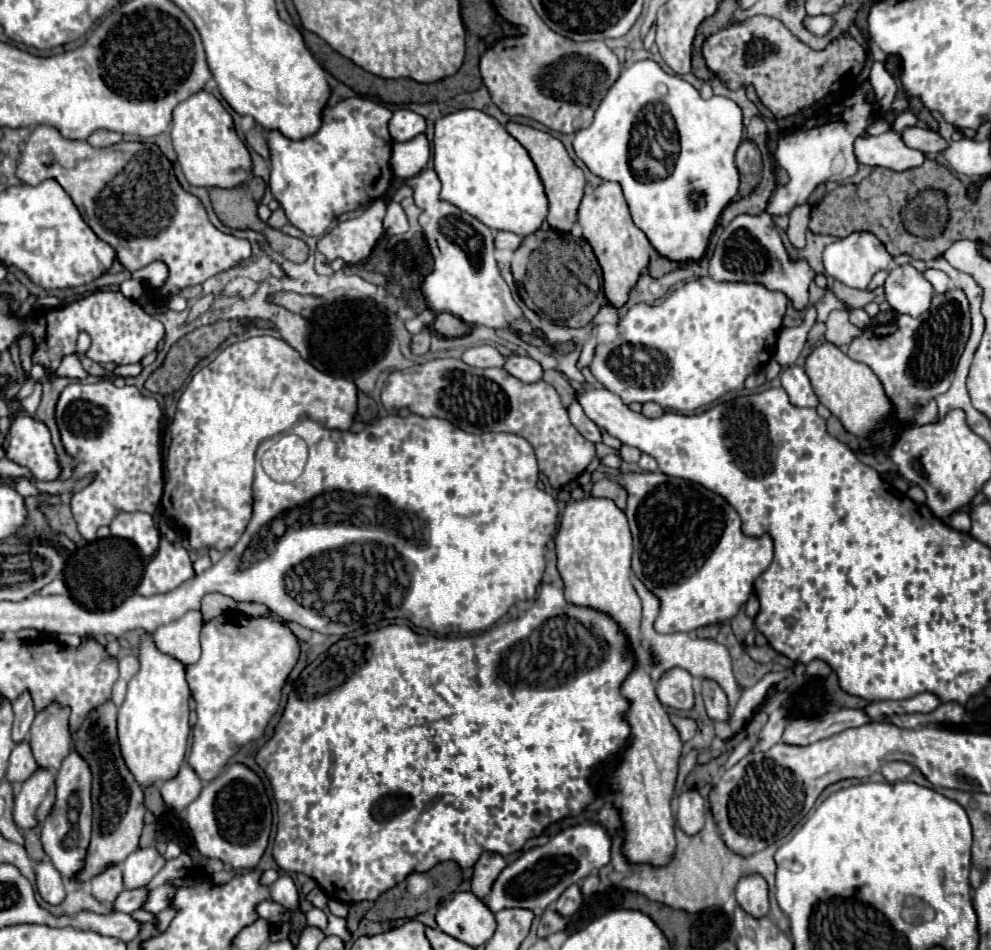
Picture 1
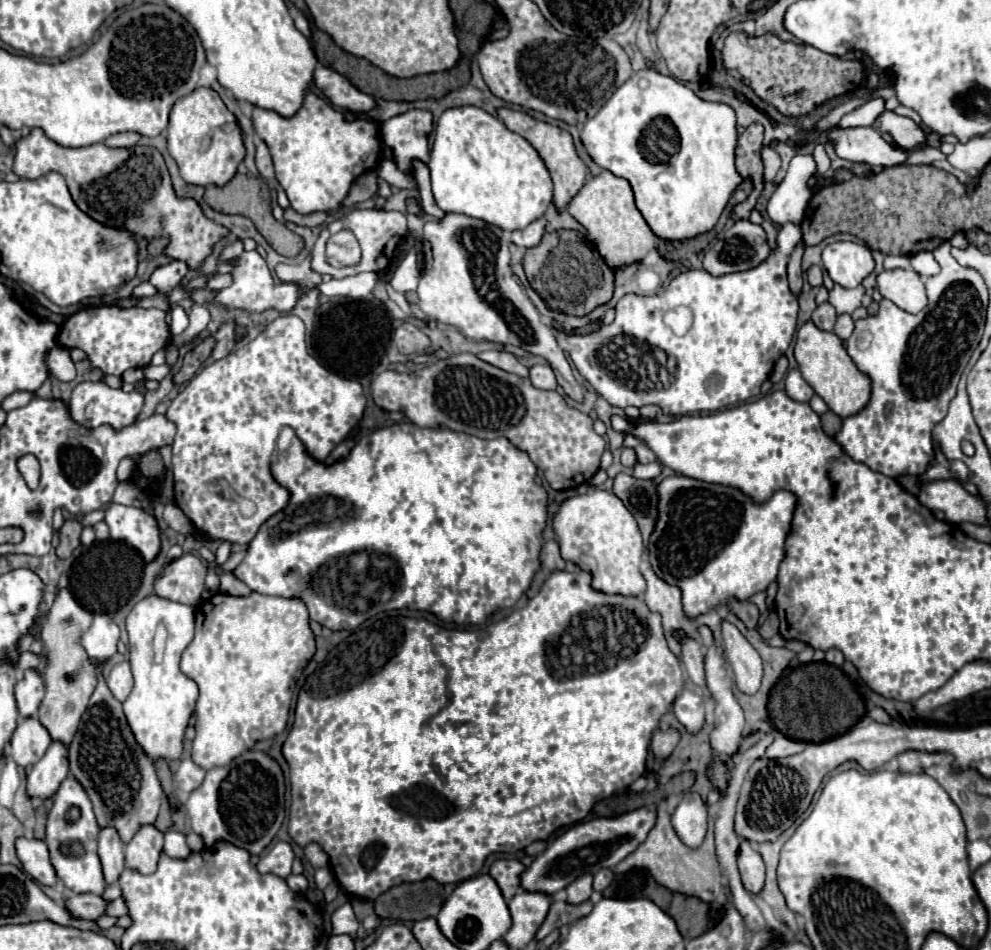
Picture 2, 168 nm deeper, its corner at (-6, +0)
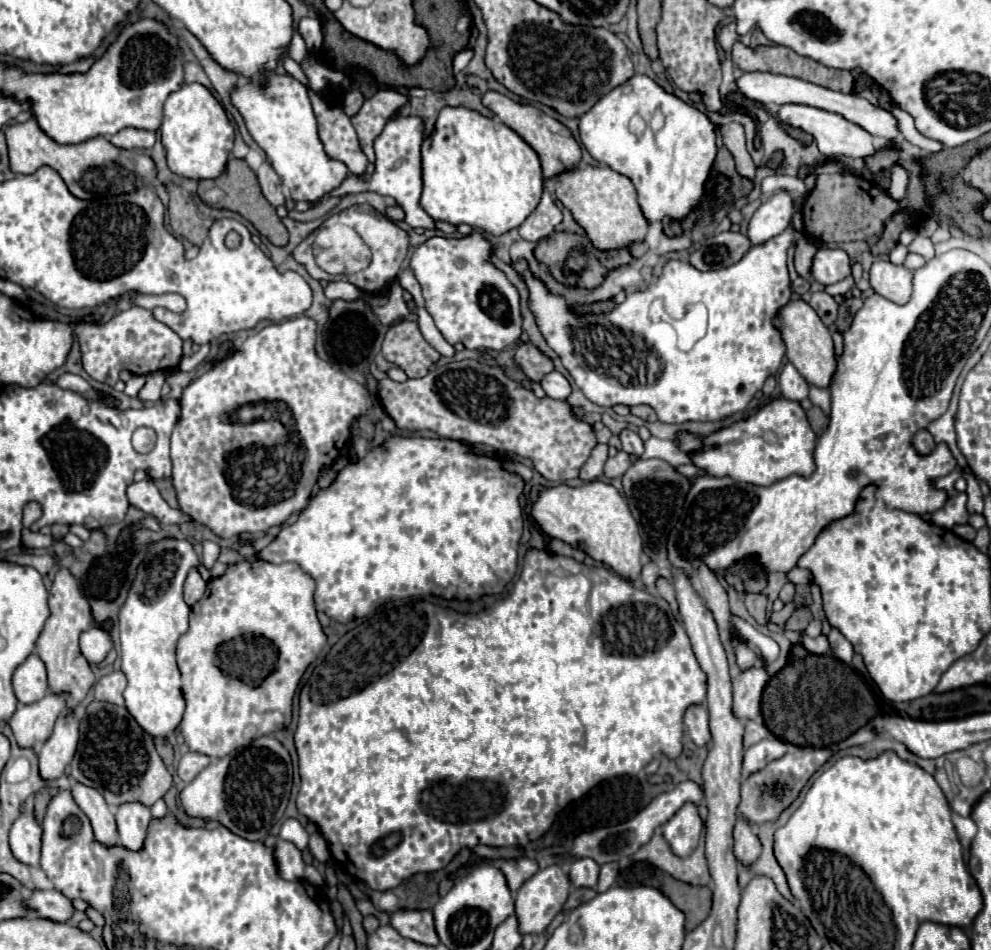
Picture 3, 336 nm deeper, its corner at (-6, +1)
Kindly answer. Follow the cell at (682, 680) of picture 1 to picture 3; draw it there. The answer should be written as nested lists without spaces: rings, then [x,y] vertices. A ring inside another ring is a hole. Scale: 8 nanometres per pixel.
[[[691,706],[685,712],[685,728],[687,728],[687,736],[697,744],[697,746],[707,746],[711,740],[711,732],[709,732],[709,714],[705,706]]]

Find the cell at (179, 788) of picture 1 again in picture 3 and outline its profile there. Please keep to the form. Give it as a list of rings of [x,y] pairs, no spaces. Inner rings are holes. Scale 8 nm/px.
[[[187,752],[181,760],[179,760],[179,768],[177,774],[183,782],[191,782],[207,764],[211,762],[209,756],[199,754],[199,752]]]

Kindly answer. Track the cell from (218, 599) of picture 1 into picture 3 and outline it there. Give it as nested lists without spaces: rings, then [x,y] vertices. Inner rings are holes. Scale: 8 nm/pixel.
[[[203,542],[203,552],[201,552],[201,558],[203,558],[203,564],[207,568],[211,568],[215,564],[215,560],[219,558],[219,544],[217,542]]]

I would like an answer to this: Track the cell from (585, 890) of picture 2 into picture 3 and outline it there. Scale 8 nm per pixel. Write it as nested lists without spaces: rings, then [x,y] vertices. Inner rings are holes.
[[[591,858],[575,860],[569,868],[569,878],[577,888],[595,888],[599,878],[599,864],[595,864]]]

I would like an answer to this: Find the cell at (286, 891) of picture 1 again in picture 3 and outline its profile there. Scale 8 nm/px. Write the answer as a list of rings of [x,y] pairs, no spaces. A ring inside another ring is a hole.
[[[287,818],[287,820],[281,824],[279,836],[281,836],[283,840],[293,842],[299,850],[303,850],[303,848],[307,846],[307,840],[309,840],[307,830],[301,826],[301,822],[299,822],[297,818]]]

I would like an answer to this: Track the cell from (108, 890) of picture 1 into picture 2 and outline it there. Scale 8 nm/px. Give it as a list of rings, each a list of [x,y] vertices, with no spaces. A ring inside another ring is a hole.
[[[107,827],[99,831],[99,859],[103,865],[105,883],[117,883],[119,875],[125,871],[125,845],[121,843],[115,829]]]

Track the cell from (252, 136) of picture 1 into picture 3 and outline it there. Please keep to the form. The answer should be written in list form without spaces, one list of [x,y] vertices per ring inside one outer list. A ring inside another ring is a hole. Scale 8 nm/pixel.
[[[267,162],[259,168],[257,178],[259,178],[259,184],[261,184],[263,196],[265,196],[275,208],[277,208],[277,206],[283,206],[283,204],[285,204],[285,194],[283,194],[281,180],[279,180],[279,176],[275,174],[275,170],[273,170]]]

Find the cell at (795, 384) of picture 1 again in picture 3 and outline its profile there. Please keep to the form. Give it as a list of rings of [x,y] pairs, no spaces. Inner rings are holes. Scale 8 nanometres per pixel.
[[[785,364],[779,378],[779,388],[781,388],[781,394],[789,400],[803,400],[809,396],[809,384],[805,382],[805,378],[795,370],[793,364]]]

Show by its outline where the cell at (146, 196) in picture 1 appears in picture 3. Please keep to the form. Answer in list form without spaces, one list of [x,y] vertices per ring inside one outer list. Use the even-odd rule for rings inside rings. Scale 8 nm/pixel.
[[[33,116],[21,124],[7,126],[5,136],[7,136],[9,162],[11,162],[13,172],[33,174],[39,166],[51,166],[53,170],[59,172],[69,192],[81,200],[133,192],[135,188],[153,184],[155,180],[155,164],[149,156],[135,150],[115,148],[103,136],[95,136],[79,144],[57,144],[39,128]]]

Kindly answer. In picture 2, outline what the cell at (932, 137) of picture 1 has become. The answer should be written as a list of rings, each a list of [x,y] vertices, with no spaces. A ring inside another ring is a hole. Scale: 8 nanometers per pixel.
[[[885,111],[873,127],[877,131],[887,131],[893,137],[893,141],[905,149],[917,149],[927,141],[923,129],[915,121],[907,117],[899,117],[893,111]]]

